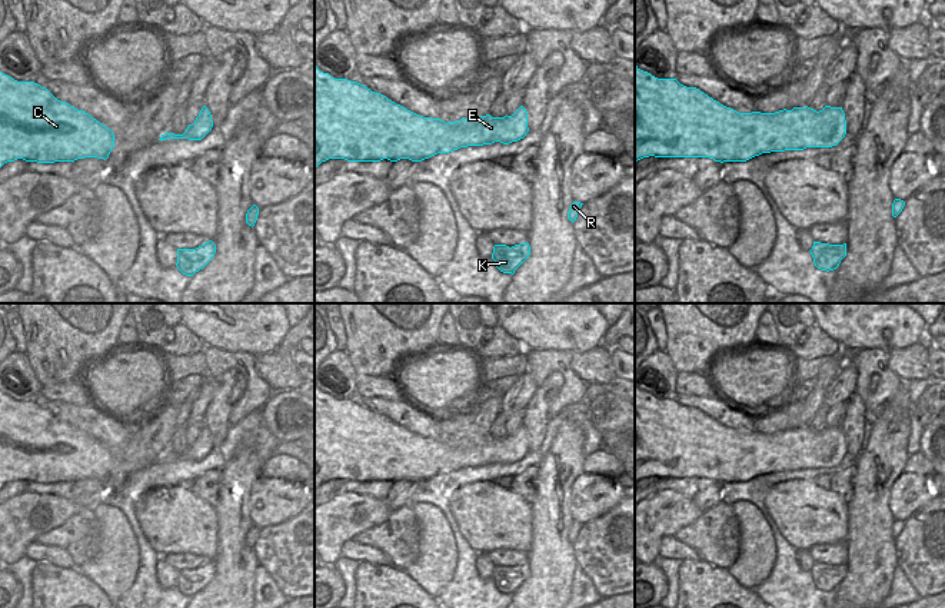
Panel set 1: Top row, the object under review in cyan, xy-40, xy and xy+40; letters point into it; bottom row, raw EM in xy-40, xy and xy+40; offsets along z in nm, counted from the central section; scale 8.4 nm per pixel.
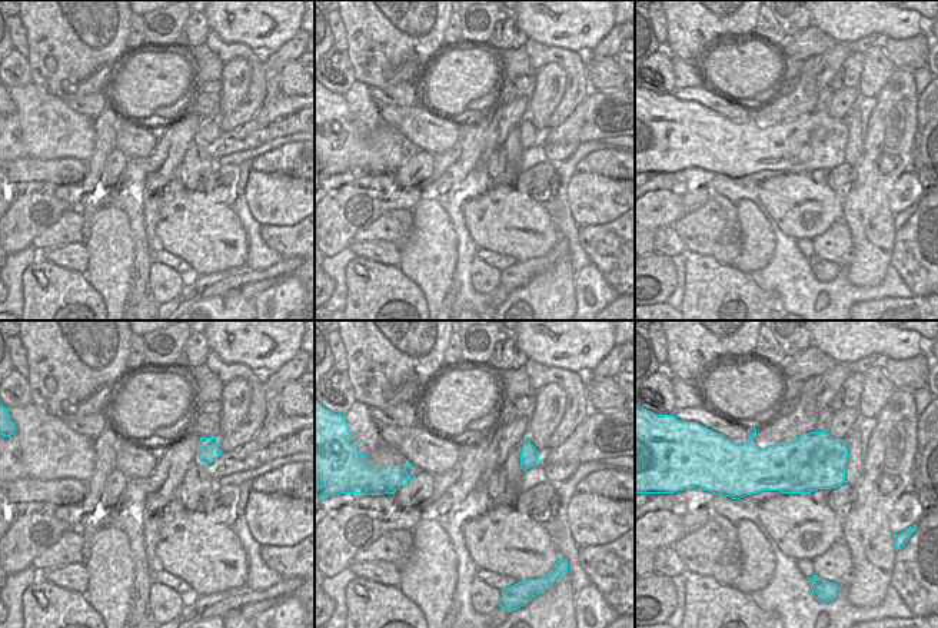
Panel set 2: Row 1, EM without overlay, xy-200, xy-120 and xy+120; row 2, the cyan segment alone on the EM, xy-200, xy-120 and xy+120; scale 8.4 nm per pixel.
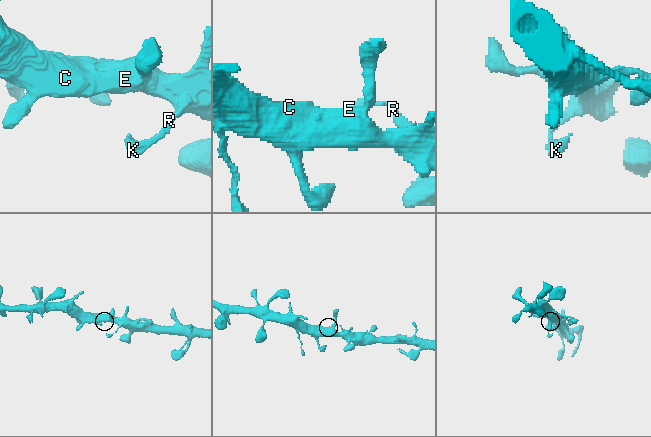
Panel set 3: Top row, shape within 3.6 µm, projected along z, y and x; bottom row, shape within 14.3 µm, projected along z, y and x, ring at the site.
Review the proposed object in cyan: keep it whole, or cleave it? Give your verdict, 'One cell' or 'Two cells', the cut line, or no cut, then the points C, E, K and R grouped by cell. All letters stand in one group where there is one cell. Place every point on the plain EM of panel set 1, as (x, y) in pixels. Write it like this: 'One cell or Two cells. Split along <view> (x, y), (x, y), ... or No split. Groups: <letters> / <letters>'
One cell. No split. Groups: C E K R

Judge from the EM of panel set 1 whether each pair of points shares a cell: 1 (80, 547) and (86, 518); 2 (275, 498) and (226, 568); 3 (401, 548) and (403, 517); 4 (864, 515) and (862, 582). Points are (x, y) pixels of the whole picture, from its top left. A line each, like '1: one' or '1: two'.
1: one
2: two
3: one
4: one

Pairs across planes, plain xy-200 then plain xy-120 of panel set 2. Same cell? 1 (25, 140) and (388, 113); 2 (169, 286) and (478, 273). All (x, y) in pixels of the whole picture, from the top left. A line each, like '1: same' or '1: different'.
1: different
2: same

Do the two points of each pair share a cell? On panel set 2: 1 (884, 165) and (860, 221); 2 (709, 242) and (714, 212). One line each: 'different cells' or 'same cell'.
1: same cell
2: same cell

